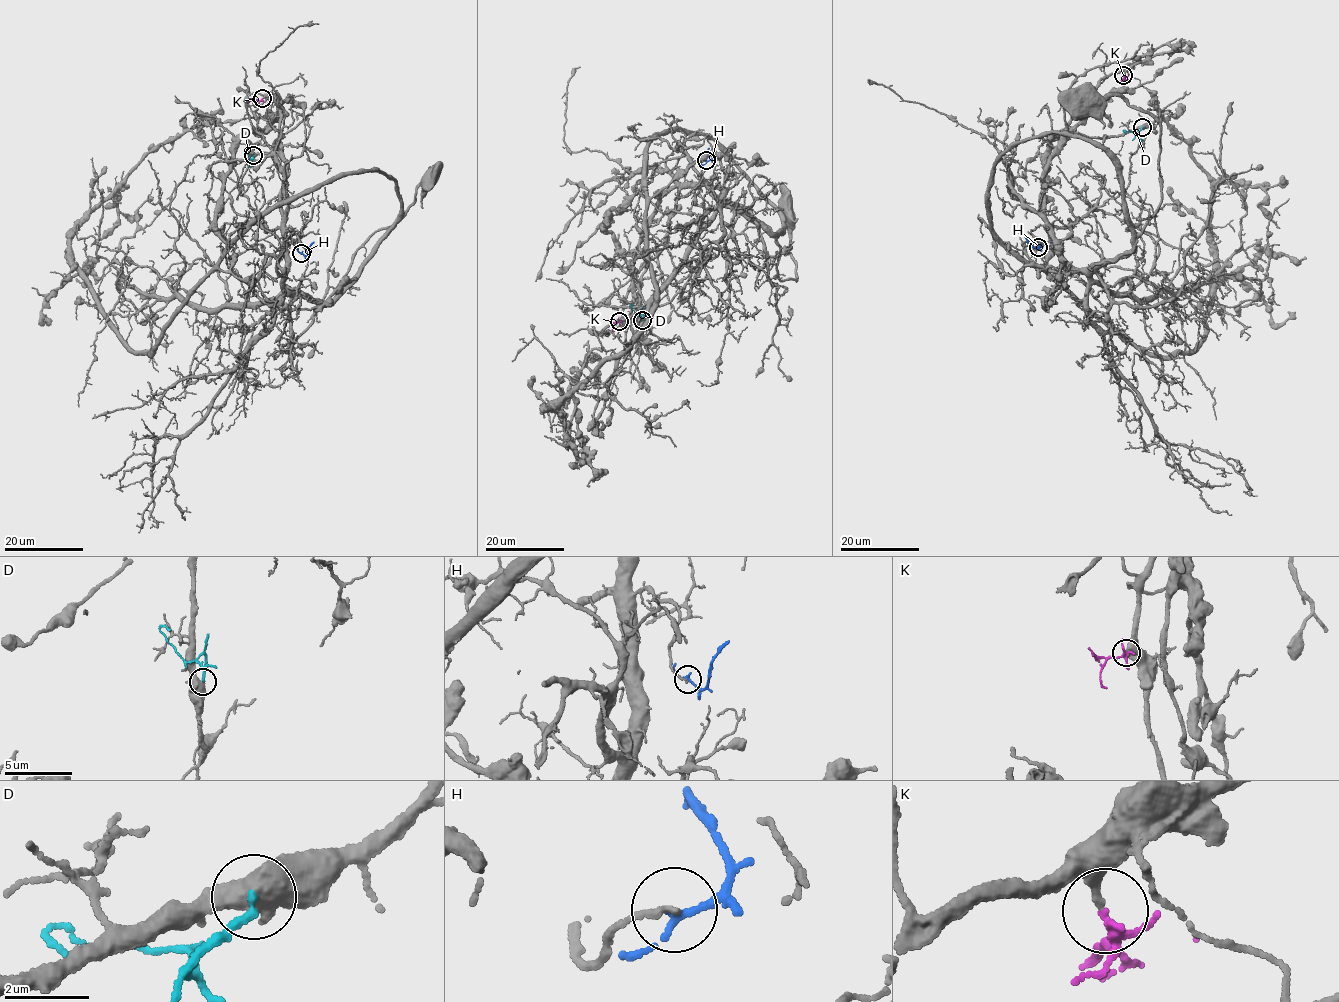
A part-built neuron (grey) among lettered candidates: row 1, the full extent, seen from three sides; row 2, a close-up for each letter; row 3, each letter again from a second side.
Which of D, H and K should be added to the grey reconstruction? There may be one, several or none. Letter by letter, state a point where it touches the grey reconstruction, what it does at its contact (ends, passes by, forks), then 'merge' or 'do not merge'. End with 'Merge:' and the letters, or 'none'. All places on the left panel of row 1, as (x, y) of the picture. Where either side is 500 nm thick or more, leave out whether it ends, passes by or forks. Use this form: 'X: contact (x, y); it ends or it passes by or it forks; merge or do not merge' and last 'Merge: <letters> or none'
D: contact (253, 155); do not merge
H: contact (301, 253); it passes by; do not merge
K: contact (262, 98); it forks; merge
Merge: K

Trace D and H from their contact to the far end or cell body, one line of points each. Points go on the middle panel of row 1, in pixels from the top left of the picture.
D: (642, 320), (642, 313), (636, 313), (630, 304)
H: (707, 161), (711, 154), (709, 147)

